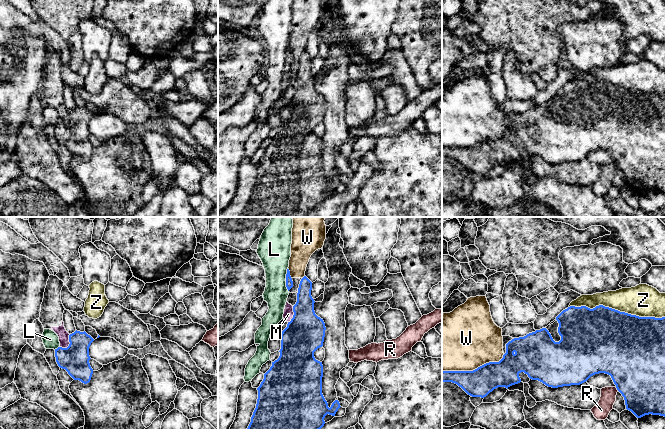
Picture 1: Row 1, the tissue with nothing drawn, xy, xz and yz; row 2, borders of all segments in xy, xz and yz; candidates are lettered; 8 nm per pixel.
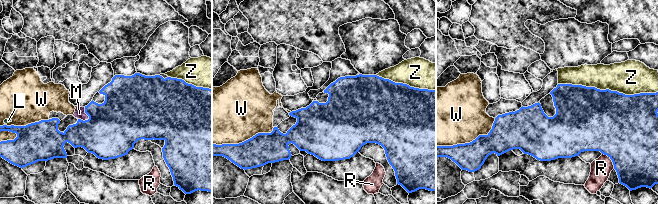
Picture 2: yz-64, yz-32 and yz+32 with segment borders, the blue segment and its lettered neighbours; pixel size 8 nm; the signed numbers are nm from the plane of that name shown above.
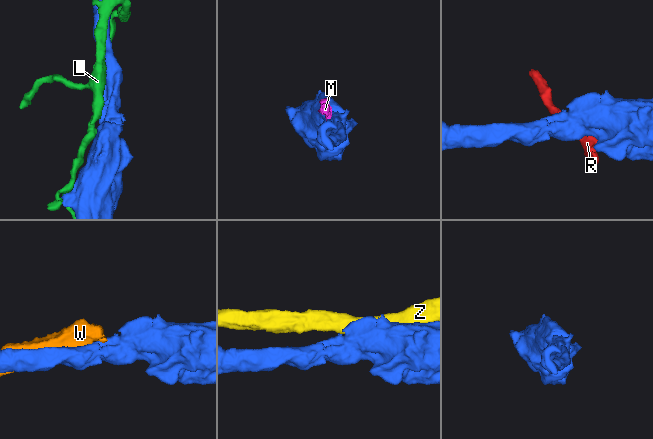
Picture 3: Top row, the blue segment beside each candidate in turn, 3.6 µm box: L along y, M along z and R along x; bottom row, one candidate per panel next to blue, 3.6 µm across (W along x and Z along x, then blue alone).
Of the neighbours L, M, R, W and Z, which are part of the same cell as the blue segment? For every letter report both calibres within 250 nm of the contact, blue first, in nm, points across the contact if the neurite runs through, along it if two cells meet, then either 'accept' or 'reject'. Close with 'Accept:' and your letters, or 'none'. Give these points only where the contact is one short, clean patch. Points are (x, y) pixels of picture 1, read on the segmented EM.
L: 60/260 nm | reject
M: 220/90 nm | along xy (70, 334), (69, 344), (66, 347), (60, 347) | reject
R: 460/140 nm | reject
W: 220/480 nm | reject
Z: 500/260 nm | reject
Accept: none

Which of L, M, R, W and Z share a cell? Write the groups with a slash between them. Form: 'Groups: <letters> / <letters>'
Groups: L / M W / R / Z

